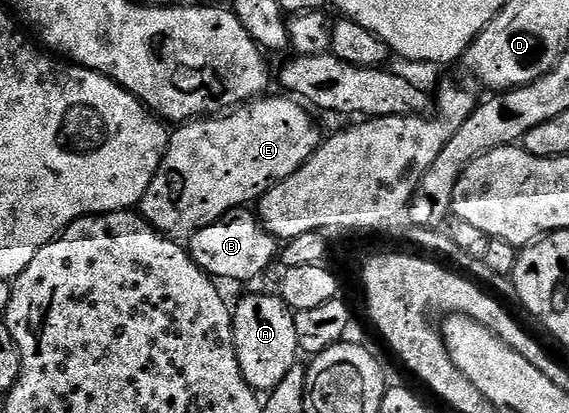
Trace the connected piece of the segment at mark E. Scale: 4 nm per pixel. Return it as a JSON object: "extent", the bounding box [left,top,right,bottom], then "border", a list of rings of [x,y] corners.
{"extent":[138,98,321,237],"border":[[[271,98],[252,99],[250,103],[214,117],[196,117],[170,132],[161,165],[138,206],[143,218],[156,231],[162,231],[168,237],[190,237],[205,225],[226,217],[235,207],[247,207],[262,199],[270,187],[285,181],[285,177],[297,173],[297,169],[309,161],[321,142],[319,127],[311,120],[312,112],[294,98]]]}

